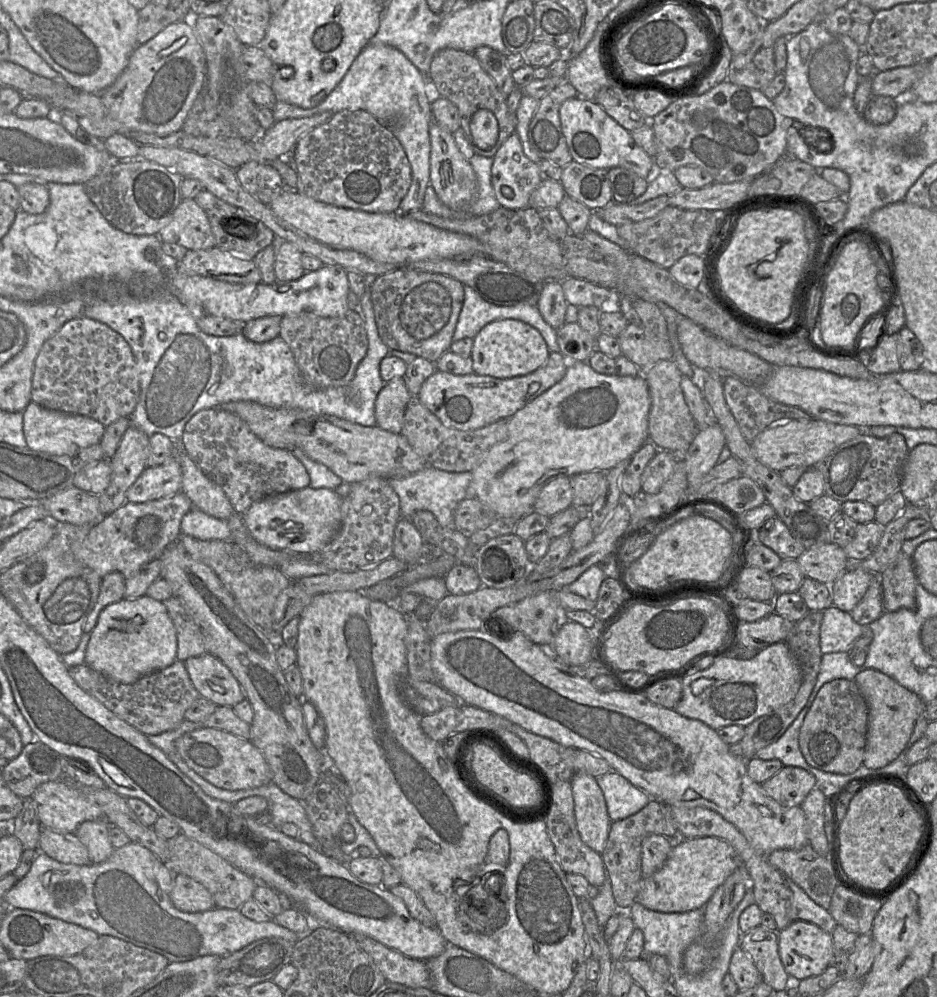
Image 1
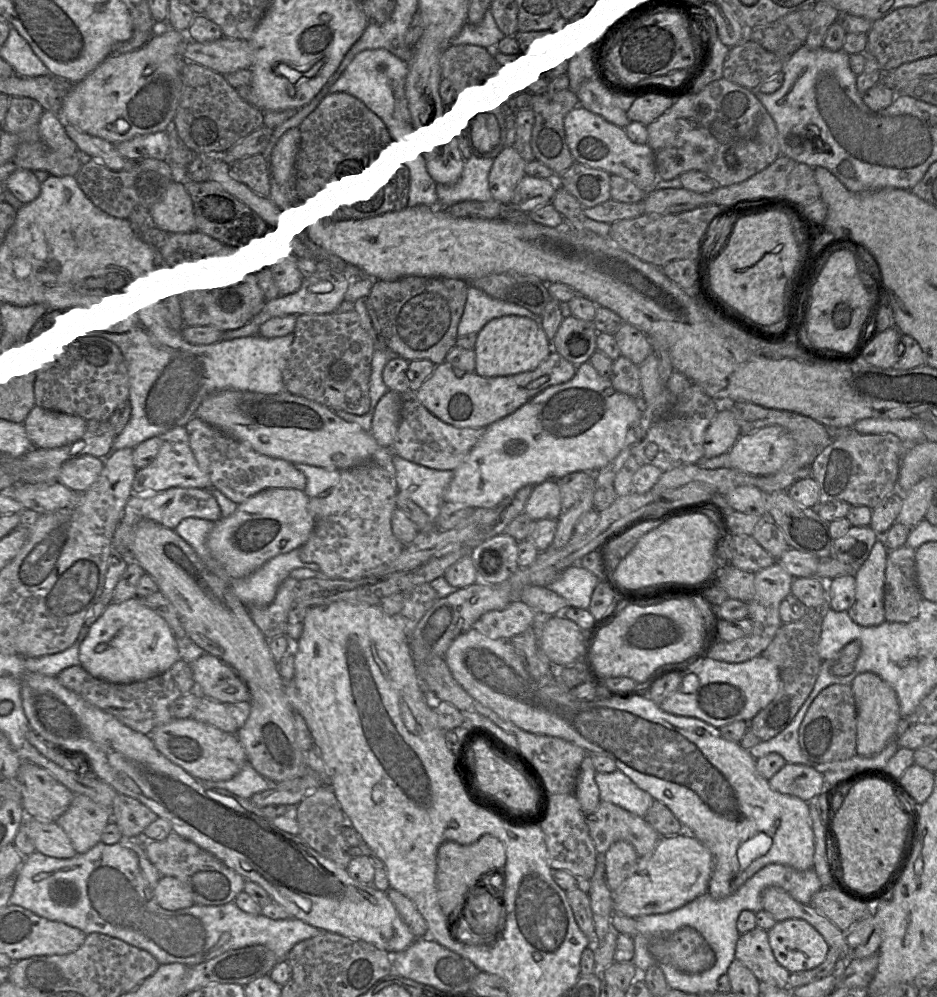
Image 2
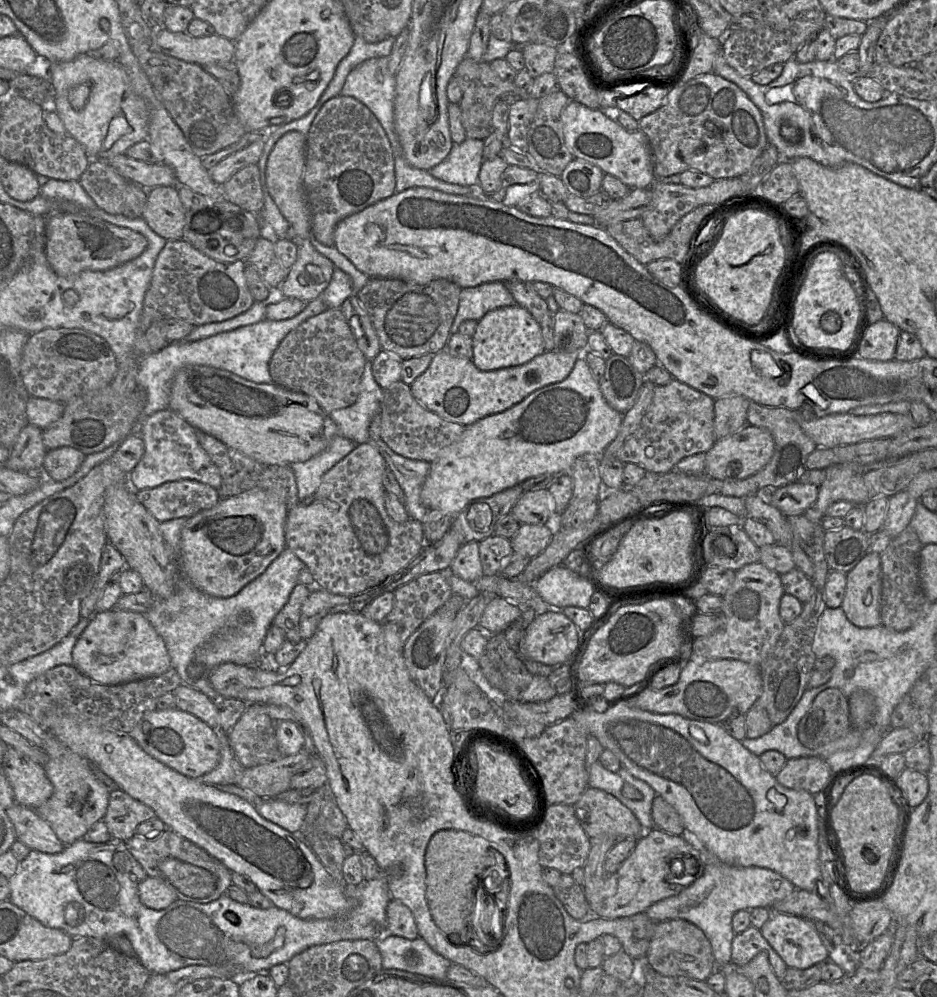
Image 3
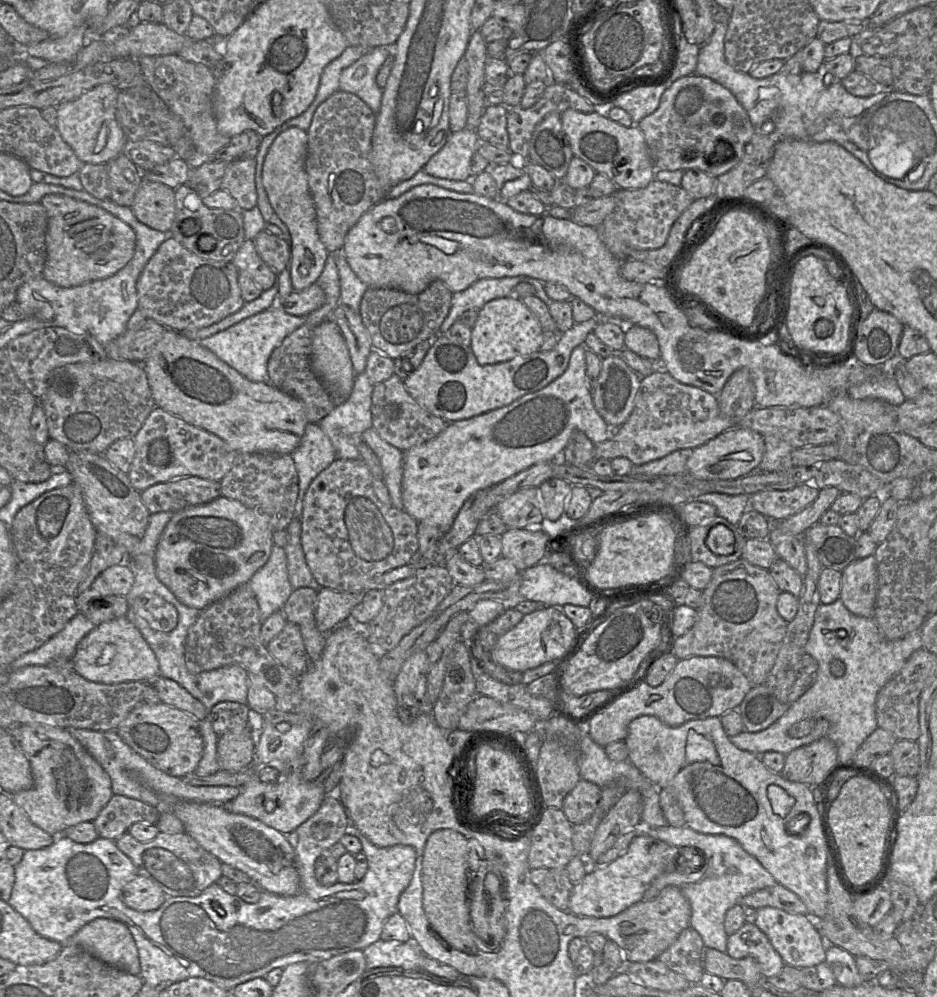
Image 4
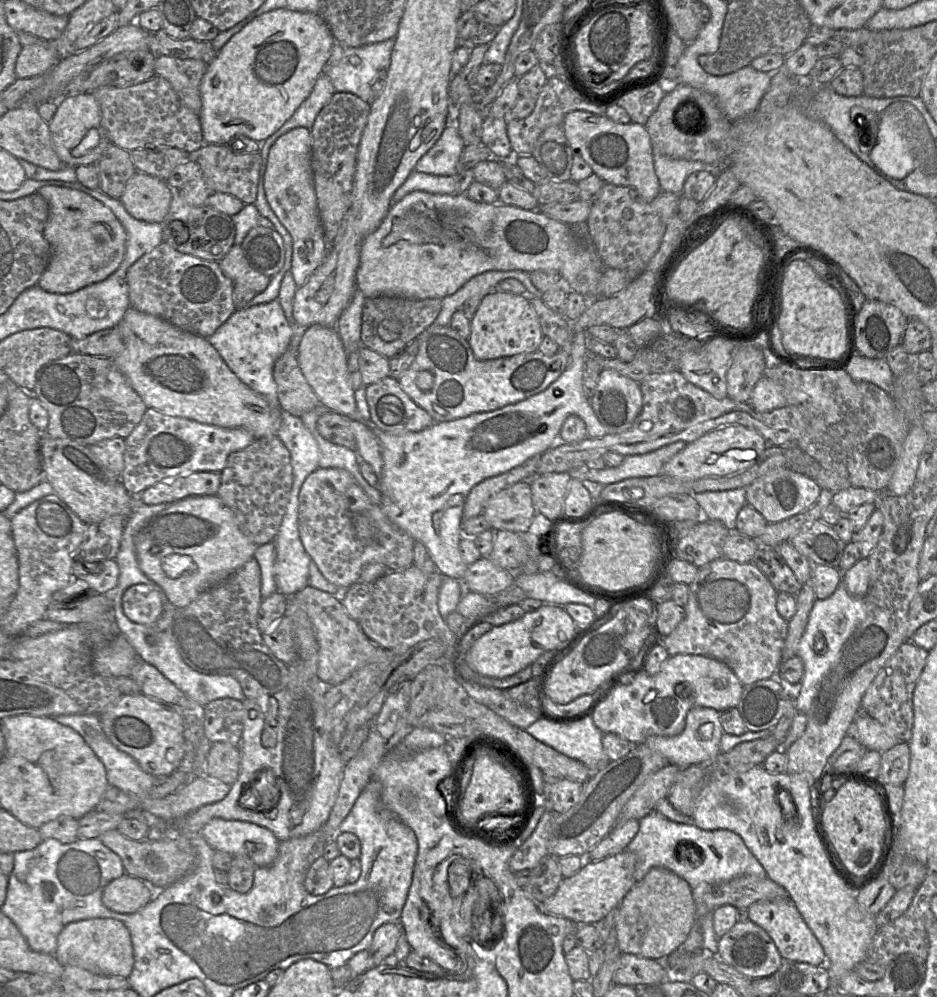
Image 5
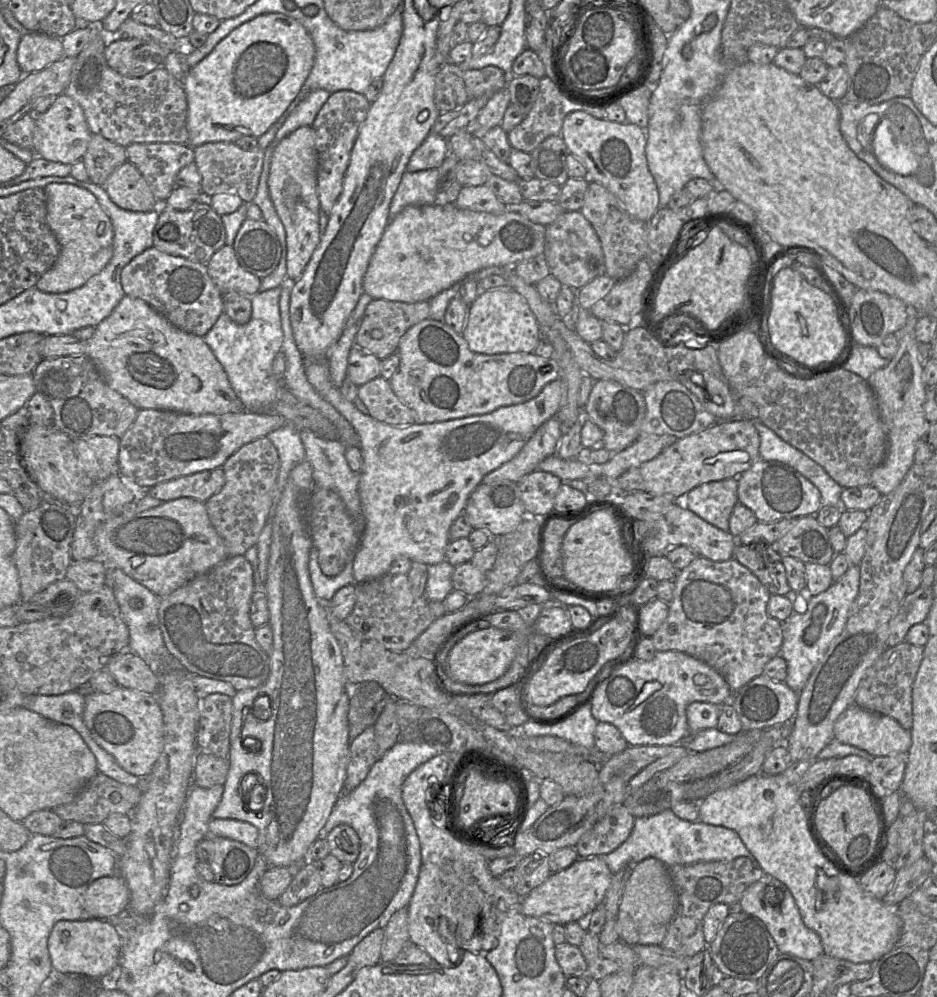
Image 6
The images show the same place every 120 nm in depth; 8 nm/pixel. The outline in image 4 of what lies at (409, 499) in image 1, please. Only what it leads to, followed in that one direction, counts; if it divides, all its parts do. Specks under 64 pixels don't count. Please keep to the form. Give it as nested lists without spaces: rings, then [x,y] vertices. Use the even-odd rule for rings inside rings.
[[[373,427],[362,433],[362,441],[380,460],[383,471],[382,480],[389,491],[391,505],[399,510],[404,510],[402,499],[404,452],[383,440]]]

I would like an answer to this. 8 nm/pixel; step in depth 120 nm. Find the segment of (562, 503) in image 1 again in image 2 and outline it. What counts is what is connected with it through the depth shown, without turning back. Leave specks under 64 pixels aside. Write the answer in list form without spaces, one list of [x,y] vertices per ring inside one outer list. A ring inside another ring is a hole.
[[[544,481],[535,485],[524,513],[533,520],[558,519],[562,514],[561,494],[557,481]]]

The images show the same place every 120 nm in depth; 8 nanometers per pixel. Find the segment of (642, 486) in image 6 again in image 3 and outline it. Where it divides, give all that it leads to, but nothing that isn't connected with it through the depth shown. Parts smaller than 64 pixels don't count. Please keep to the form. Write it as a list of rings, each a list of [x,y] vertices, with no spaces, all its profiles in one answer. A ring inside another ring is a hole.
[[[746,424],[734,434],[717,439],[705,453],[704,474],[724,479],[744,479],[764,468],[774,454],[774,439],[766,428]]]

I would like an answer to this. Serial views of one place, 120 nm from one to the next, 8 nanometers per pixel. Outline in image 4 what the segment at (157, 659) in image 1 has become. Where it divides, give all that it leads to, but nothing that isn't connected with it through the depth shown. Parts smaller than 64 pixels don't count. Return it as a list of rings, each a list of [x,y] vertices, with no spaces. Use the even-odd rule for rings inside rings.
[[[126,617],[96,625],[78,643],[71,663],[83,678],[103,684],[131,681],[152,681],[159,674],[158,660],[140,631]]]

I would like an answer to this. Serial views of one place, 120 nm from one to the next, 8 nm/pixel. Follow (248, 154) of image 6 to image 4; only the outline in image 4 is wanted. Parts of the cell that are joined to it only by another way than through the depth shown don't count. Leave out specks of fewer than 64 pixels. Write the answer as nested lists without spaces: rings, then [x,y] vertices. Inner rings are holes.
[[[255,157],[234,159],[226,167],[221,188],[237,201],[242,211],[252,209],[257,204],[255,173]]]

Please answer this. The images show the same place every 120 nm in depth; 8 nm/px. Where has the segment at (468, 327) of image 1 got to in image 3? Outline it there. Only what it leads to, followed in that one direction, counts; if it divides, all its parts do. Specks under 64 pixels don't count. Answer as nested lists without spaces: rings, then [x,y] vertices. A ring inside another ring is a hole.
[[[487,282],[475,287],[462,288],[451,333],[458,332],[459,326],[464,320],[479,321],[488,311],[516,304],[506,282]]]

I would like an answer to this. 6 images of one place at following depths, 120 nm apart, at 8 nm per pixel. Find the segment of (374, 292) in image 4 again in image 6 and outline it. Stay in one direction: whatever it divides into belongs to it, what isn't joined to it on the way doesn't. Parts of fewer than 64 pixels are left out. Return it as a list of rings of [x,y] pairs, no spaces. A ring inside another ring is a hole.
[[[373,299],[366,307],[355,338],[355,346],[375,355],[380,360],[398,350],[402,336],[415,324],[429,318],[428,301],[404,303],[384,299]]]

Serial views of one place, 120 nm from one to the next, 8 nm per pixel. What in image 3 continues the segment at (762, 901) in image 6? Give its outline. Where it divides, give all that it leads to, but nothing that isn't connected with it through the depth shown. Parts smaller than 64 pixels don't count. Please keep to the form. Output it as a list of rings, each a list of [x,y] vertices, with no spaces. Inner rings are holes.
[[[774,912],[760,931],[787,967],[807,969],[828,960],[828,951],[813,921]]]

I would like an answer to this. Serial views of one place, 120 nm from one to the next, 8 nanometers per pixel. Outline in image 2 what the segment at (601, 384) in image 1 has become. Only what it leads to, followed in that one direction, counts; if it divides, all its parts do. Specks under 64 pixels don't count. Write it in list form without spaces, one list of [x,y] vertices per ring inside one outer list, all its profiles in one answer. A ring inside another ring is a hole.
[[[589,361],[582,363],[569,381],[547,387],[513,413],[487,426],[477,444],[453,471],[444,501],[474,508],[493,508],[510,500],[524,486],[557,481],[572,472],[595,474],[620,453],[629,430],[641,417],[639,399],[616,391],[610,379],[601,376]]]

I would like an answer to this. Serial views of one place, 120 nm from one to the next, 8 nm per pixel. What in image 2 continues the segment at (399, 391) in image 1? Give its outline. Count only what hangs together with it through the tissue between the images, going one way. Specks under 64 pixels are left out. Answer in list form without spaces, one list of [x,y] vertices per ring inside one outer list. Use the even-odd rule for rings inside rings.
[[[387,390],[378,400],[373,410],[370,433],[382,447],[393,445],[400,421],[401,396]]]

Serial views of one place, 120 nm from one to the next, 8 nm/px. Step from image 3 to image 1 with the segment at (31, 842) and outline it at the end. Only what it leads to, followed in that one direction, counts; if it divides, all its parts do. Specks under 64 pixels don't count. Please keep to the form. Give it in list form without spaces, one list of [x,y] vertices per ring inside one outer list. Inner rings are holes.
[[[43,828],[38,849],[61,863],[75,865],[92,864],[87,847],[74,833],[60,833]]]

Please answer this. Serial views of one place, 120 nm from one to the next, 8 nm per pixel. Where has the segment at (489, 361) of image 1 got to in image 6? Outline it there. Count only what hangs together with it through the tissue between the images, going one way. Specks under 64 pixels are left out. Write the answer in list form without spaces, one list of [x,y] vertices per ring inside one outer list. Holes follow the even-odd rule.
[[[497,288],[481,292],[468,307],[462,336],[475,353],[531,353],[540,340],[540,329],[529,305],[518,292],[512,288]]]

